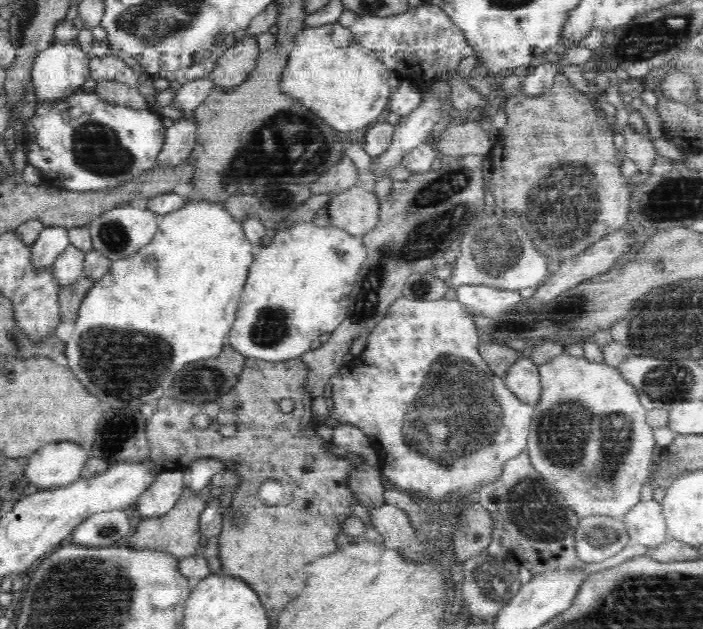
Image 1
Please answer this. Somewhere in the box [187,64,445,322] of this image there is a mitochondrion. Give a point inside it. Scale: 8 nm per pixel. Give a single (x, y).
(305, 149)

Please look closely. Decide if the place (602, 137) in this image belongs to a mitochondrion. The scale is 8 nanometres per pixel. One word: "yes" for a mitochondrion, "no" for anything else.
no

